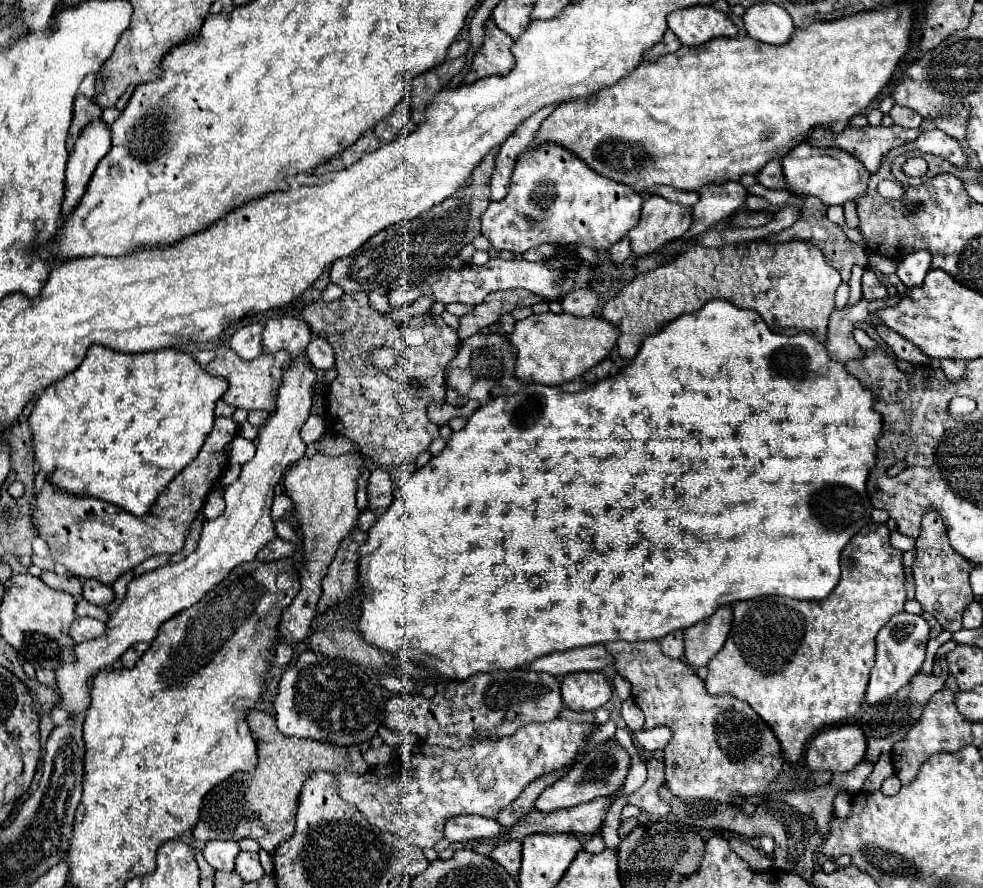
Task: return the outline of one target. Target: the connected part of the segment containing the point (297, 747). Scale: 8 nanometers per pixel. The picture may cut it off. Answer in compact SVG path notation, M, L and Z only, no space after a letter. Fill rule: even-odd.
M253 710L247 716L247 722L251 726L253 738L257 738L257 752L259 752L259 764L254 771L238 772L232 775L231 779L226 782L217 784L203 800L201 806L201 818L197 822L197 826L193 828L193 836L197 840L241 840L241 838L253 838L259 842L259 846L265 852L273 852L283 840L287 840L293 830L295 830L295 814L297 814L297 802L301 796L301 788L303 782L315 772L315 770L341 770L341 766L349 766L349 770L357 770L359 774L365 774L369 770L369 766L365 764L363 756L361 756L361 746L359 744L351 744L351 746L335 746L329 742L321 742L321 740L309 740L309 738L295 738L295 736L283 736L277 726L275 726L275 718L267 712L259 712Z

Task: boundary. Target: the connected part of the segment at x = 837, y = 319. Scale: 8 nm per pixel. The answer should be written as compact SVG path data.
M901 294L887 296L881 300L865 300L859 298L853 306L845 306L841 310L833 310L829 332L827 332L827 352L837 362L847 362L851 358L861 358L861 348L853 340L853 330L861 320L867 320L867 316L873 310L881 310L885 306L895 306L901 300Z

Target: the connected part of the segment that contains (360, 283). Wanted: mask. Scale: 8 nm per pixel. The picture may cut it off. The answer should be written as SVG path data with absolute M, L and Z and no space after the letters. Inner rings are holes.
M495 146L483 162L469 176L469 183L463 184L453 196L445 198L441 204L425 210L415 220L397 222L373 238L369 238L361 248L353 254L335 260L331 266L331 282L341 286L343 292L373 292L373 290L395 290L397 286L413 286L417 282L429 280L443 266L459 254L459 250L473 242L475 236L481 234L479 218L487 210L491 200L489 178L495 168L495 156L499 154L499 146Z

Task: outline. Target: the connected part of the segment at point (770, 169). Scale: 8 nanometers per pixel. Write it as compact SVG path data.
M773 160L773 162L767 162L765 168L761 172L757 172L757 182L763 184L765 188L771 188L771 190L781 190L783 188L783 178L781 178L781 162L779 160Z

